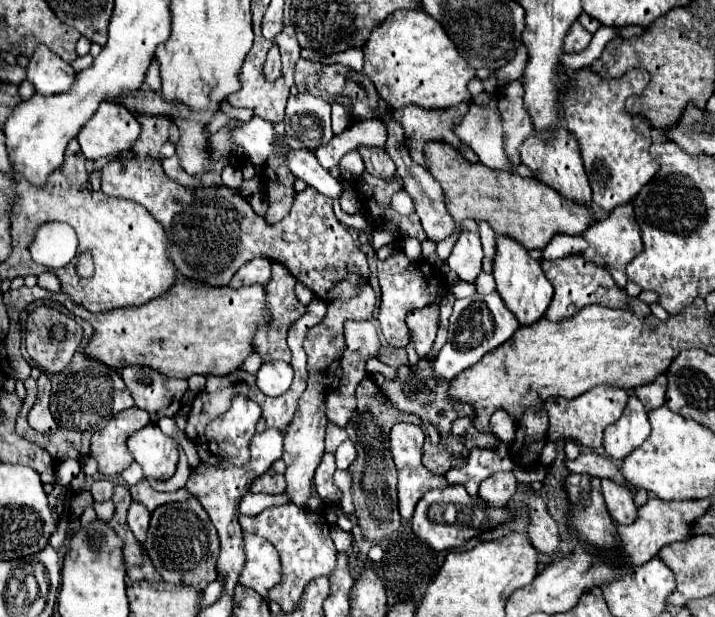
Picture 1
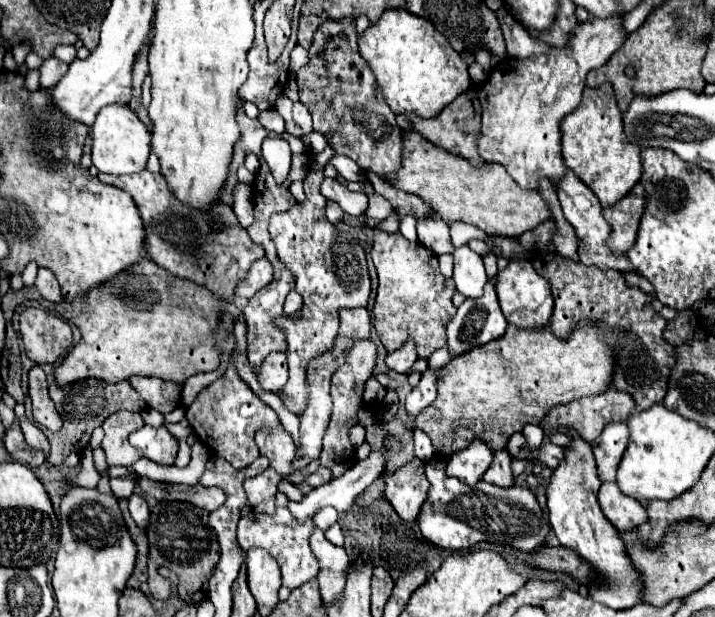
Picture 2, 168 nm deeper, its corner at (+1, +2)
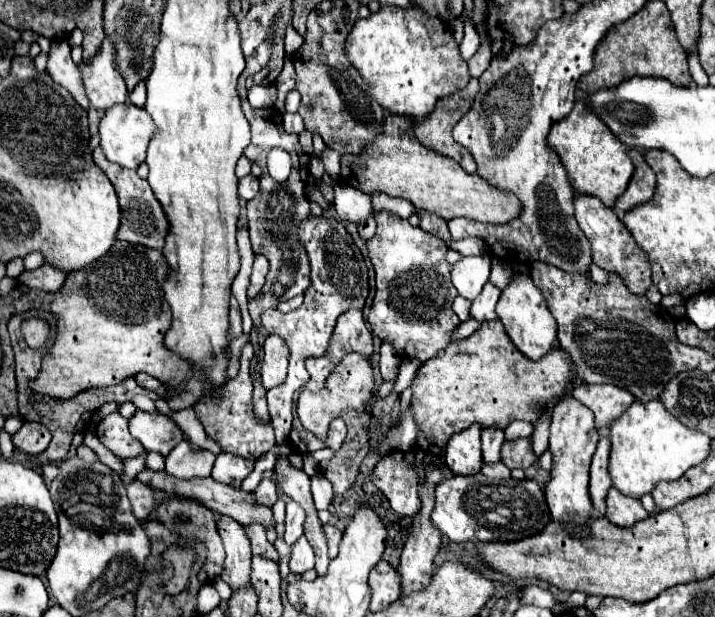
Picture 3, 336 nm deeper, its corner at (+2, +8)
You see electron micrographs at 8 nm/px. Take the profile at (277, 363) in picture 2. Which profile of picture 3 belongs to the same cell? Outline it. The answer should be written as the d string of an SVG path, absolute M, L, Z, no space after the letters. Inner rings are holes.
M268 336L264 342L264 362L262 362L262 384L270 390L284 382L288 368L288 348L280 336Z

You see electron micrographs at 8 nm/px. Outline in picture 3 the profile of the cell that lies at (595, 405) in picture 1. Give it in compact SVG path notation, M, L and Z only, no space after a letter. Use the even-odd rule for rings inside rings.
M574 384L572 396L588 406L594 412L596 428L608 428L610 422L618 420L626 412L626 408L634 402L634 396L626 392L624 388L612 386L612 384Z

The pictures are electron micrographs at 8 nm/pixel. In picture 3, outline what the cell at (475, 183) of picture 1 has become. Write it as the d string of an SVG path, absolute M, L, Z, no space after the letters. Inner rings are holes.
M386 114L384 134L368 144L362 156L342 156L342 182L352 184L362 192L384 192L410 200L416 208L428 210L446 222L452 218L468 218L486 224L506 224L522 212L522 202L510 194L494 188L482 176L468 174L456 160L436 154L434 150L420 144L412 130L412 118Z

